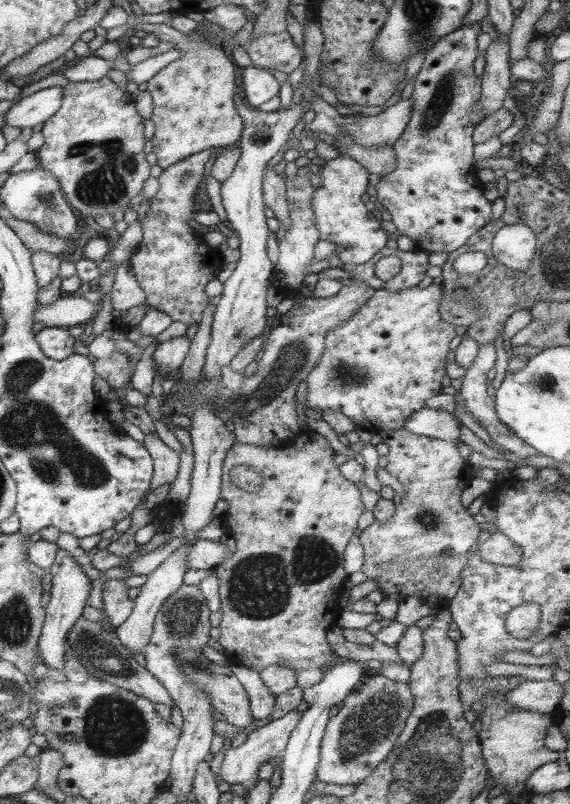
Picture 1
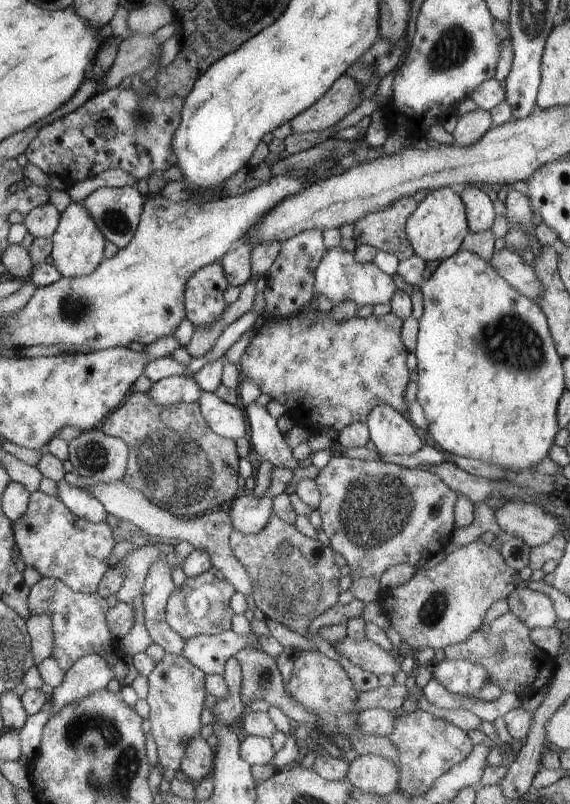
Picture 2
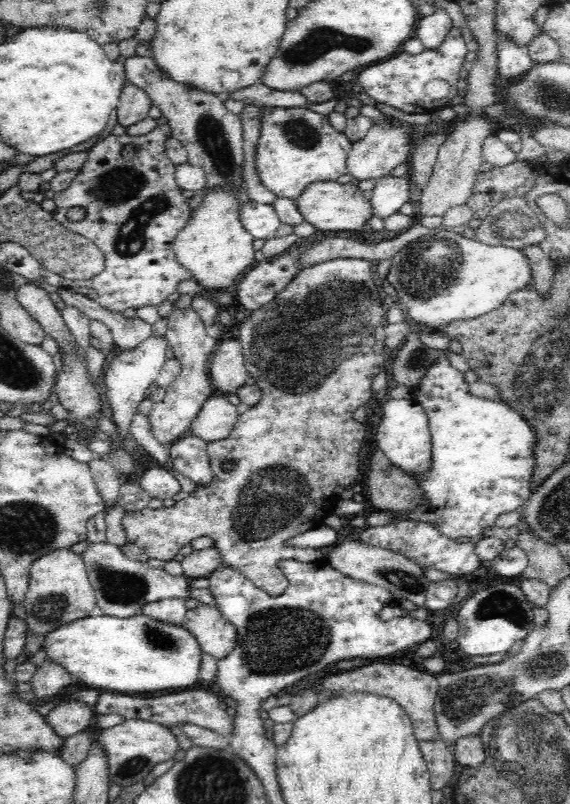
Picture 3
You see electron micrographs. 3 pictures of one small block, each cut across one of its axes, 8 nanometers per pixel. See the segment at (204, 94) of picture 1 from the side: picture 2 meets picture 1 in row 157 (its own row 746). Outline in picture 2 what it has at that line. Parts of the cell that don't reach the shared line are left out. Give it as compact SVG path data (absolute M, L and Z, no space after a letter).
M165 654L159 664L147 676L147 704L149 704L149 722L151 722L151 738L157 748L157 762L161 766L161 774L165 782L175 780L175 774L181 772L181 760L191 742L201 736L201 708L205 704L207 692L203 690L205 672L199 670L183 656Z

